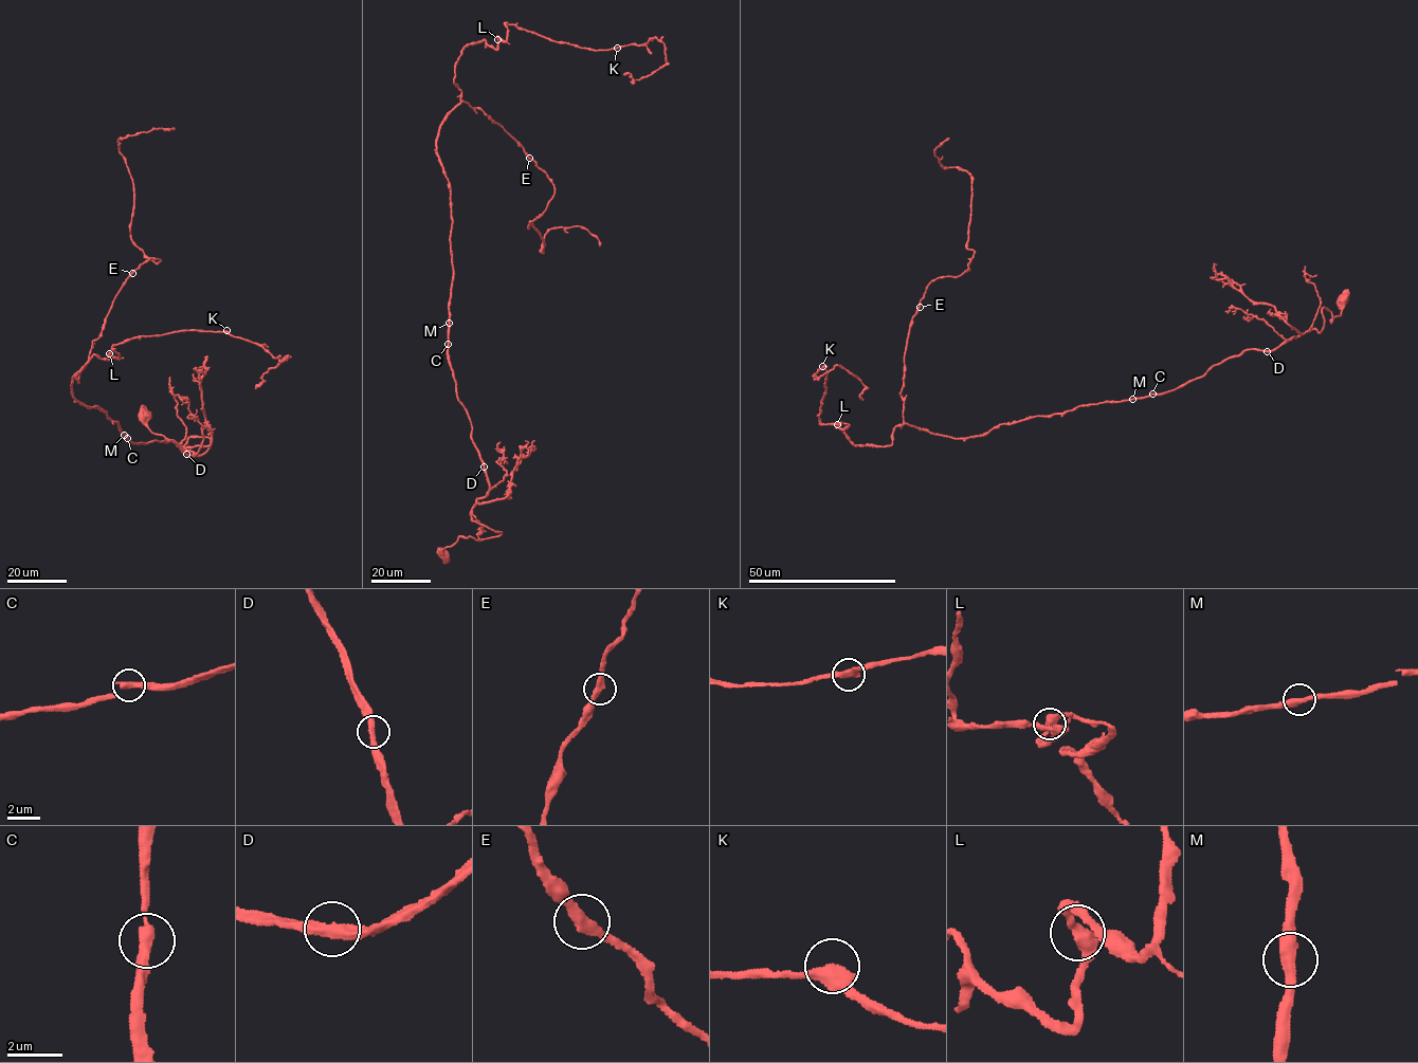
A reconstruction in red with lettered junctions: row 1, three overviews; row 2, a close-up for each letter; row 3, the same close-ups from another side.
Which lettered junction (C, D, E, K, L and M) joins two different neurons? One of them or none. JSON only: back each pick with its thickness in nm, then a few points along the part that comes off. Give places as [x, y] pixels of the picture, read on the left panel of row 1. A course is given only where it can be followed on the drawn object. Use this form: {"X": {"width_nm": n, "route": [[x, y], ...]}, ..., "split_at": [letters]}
{"split_at": []}

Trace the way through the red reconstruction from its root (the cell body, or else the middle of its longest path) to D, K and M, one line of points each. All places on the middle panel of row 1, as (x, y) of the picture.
D: (447, 179), (453, 271), (448, 358), (456, 397), (467, 411), (472, 425), (471, 439), (484, 466)
K: (447, 179), (437, 138), (460, 102), (454, 77), (465, 47), (484, 39), (497, 49), (505, 23), (617, 48)
M: (447, 179), (453, 271), (449, 323)

